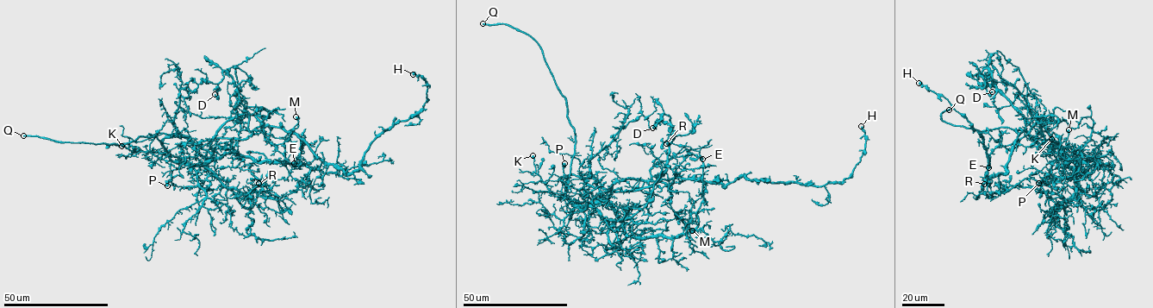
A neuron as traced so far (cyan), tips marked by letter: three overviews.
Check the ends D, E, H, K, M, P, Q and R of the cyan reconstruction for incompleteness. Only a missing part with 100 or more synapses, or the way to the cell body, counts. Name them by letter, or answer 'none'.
Q

